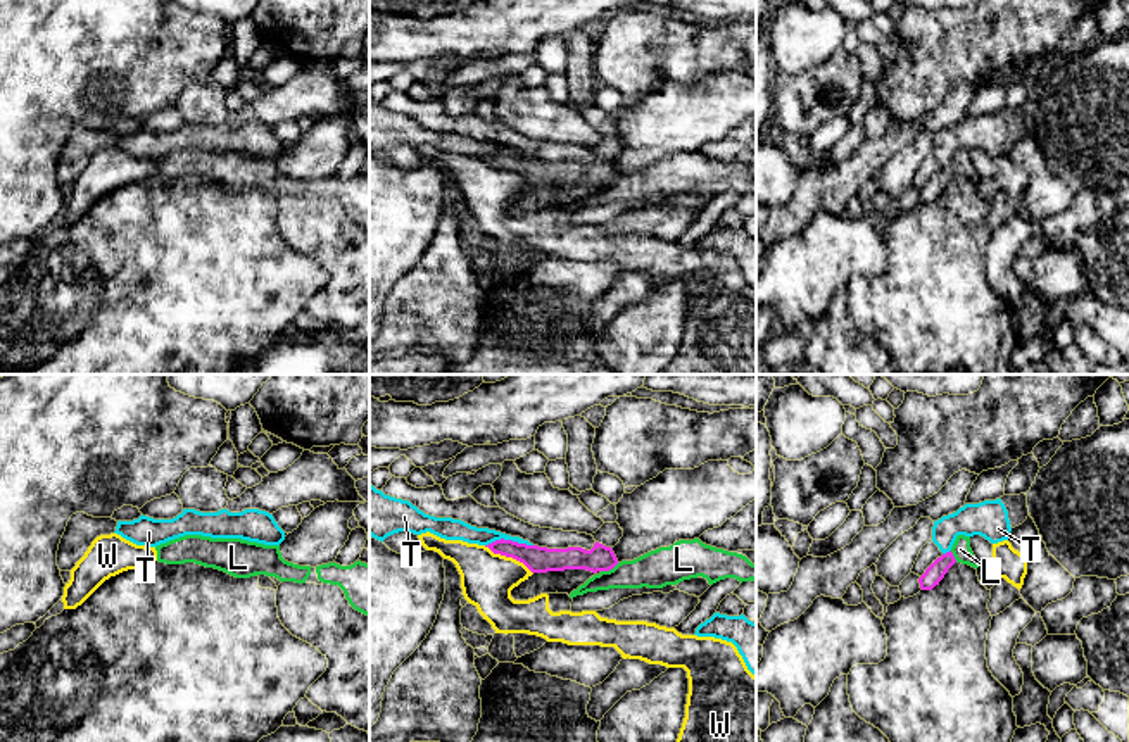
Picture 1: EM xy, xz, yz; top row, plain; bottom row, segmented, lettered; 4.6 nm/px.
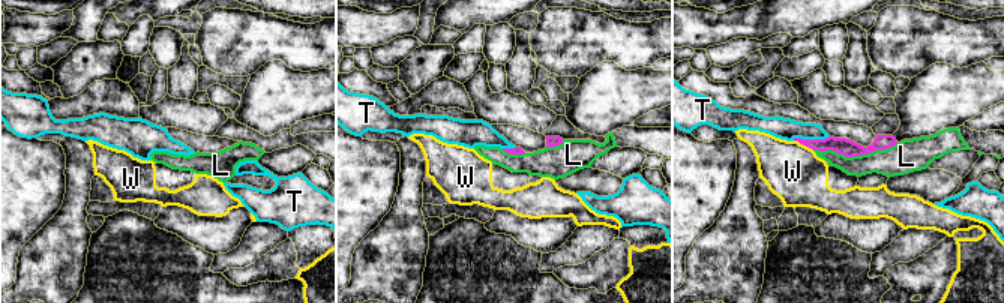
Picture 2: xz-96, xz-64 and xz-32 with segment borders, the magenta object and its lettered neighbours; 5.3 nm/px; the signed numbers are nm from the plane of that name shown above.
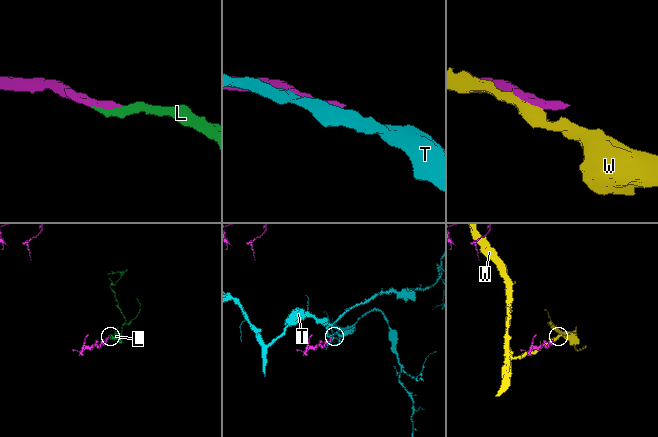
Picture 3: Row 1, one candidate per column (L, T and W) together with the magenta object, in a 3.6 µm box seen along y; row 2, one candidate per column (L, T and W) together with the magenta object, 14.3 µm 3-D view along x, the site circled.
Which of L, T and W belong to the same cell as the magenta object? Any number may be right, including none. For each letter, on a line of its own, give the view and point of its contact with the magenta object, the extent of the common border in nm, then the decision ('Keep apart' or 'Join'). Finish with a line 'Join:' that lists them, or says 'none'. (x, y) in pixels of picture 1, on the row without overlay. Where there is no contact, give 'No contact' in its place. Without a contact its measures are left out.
L: Touches magenta at xz (610, 182). Shared border 100 nm. Join
T: Touches magenta at xz (508, 154). Shared border 220 nm. Keep apart
W: Touches magenta at xz (508, 169). Shared border 260 nm. Keep apart
Join: L

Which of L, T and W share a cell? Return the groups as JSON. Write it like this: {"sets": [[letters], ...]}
{"sets": [["L"], ["T"], ["W"]]}

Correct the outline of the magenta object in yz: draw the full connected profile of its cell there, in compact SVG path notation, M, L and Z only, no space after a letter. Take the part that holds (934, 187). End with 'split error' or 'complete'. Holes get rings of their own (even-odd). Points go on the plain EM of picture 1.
M956 150L951 164L937 171L918 192L920 202L932 204L955 176L968 178L975 183L981 179L970 162L970 150Z | split error

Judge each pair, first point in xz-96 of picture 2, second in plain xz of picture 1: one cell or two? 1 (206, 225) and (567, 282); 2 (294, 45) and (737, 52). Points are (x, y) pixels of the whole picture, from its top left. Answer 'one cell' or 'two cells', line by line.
1: one cell
2: one cell

